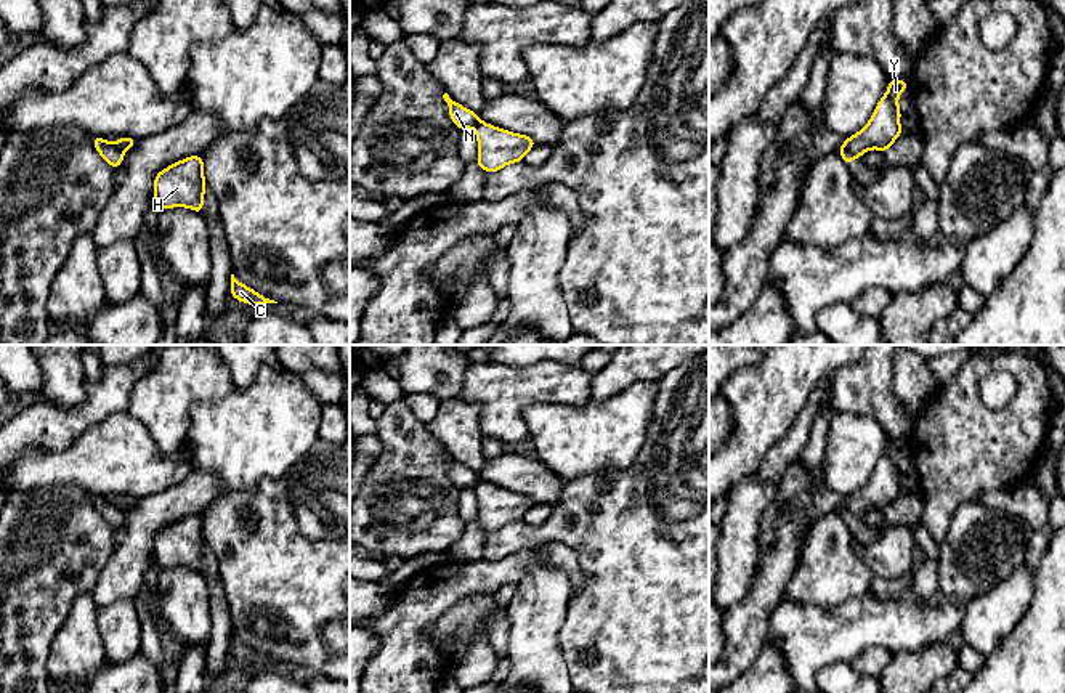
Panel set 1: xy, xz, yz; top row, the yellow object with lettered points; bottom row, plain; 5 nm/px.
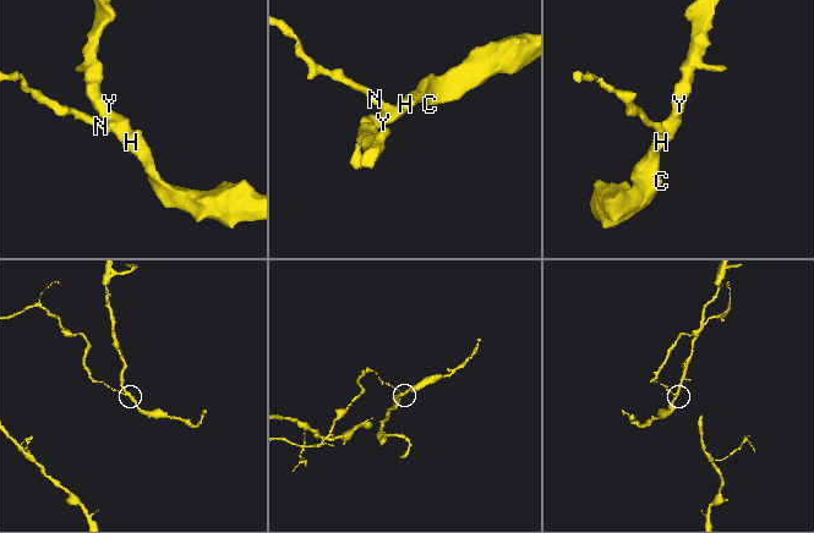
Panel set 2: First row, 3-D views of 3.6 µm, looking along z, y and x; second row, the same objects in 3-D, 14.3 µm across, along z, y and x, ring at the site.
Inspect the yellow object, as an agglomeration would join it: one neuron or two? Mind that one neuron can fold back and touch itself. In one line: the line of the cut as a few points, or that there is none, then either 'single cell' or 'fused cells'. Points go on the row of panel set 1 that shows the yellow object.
yz (844, 143), (857, 158) | fused cells

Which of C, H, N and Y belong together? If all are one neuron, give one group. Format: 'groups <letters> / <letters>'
groups C H Y / N

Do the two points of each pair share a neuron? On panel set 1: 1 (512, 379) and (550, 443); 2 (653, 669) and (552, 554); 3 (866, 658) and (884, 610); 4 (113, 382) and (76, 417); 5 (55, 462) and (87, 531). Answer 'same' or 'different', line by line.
1: different
2: different
3: different
4: same
5: different

